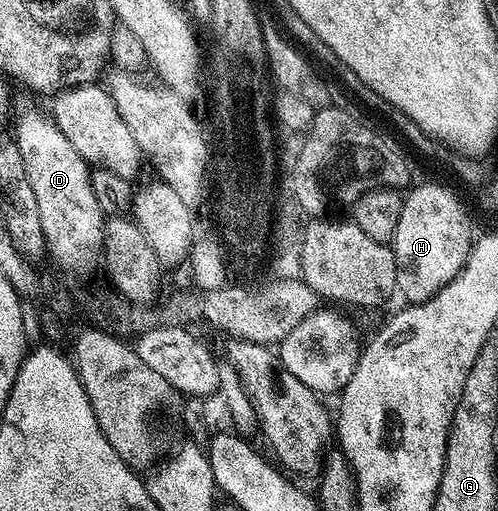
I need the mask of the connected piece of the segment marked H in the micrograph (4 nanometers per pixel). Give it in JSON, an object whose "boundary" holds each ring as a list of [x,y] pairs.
{"boundary":[[[425,182],[416,185],[403,199],[401,220],[397,220],[397,232],[393,249],[397,264],[398,293],[407,297],[408,303],[427,302],[449,280],[453,280],[467,263],[473,245],[471,222],[461,203],[451,190],[442,184]]]}

